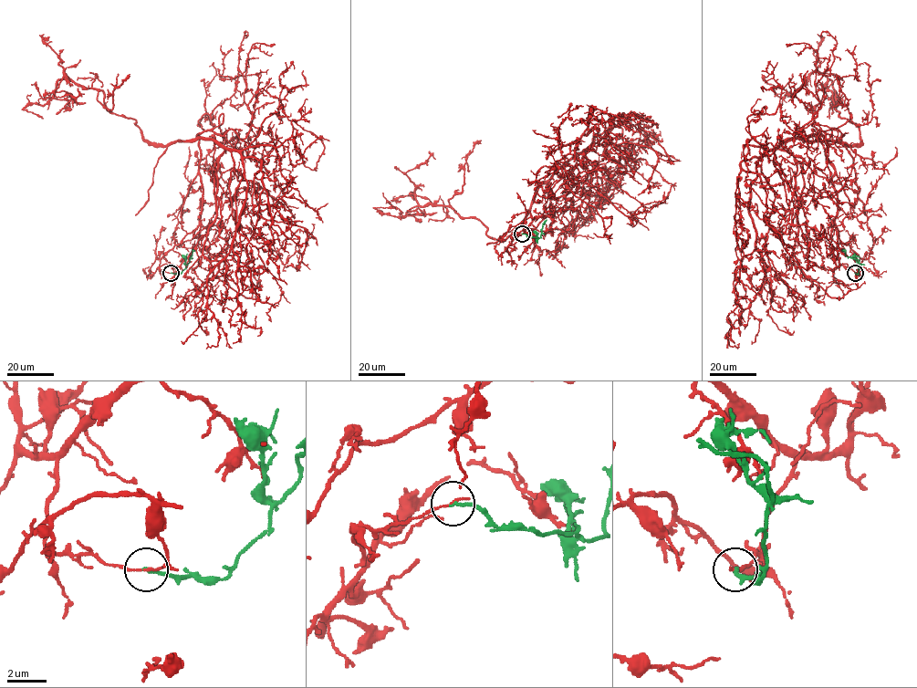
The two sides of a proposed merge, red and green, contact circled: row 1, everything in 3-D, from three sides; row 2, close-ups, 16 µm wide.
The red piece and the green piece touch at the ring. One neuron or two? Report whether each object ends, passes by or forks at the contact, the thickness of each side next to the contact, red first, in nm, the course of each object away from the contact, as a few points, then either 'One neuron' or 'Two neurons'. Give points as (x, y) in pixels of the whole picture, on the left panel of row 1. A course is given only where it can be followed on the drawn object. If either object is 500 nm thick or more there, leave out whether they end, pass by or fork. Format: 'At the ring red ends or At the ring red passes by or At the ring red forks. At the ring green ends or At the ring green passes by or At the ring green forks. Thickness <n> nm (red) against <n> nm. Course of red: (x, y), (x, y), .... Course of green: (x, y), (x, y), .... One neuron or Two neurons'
At the ring red ends. At the ring green ends. Thickness 140 nm (red) against 160 nm. Course of red: (171, 273), (161, 260), (199, 223), (197, 135), (240, 154), (247, 185), (208, 276), (207, 343). Course of green: (171, 273), (180, 274), (195, 250). Two neurons

